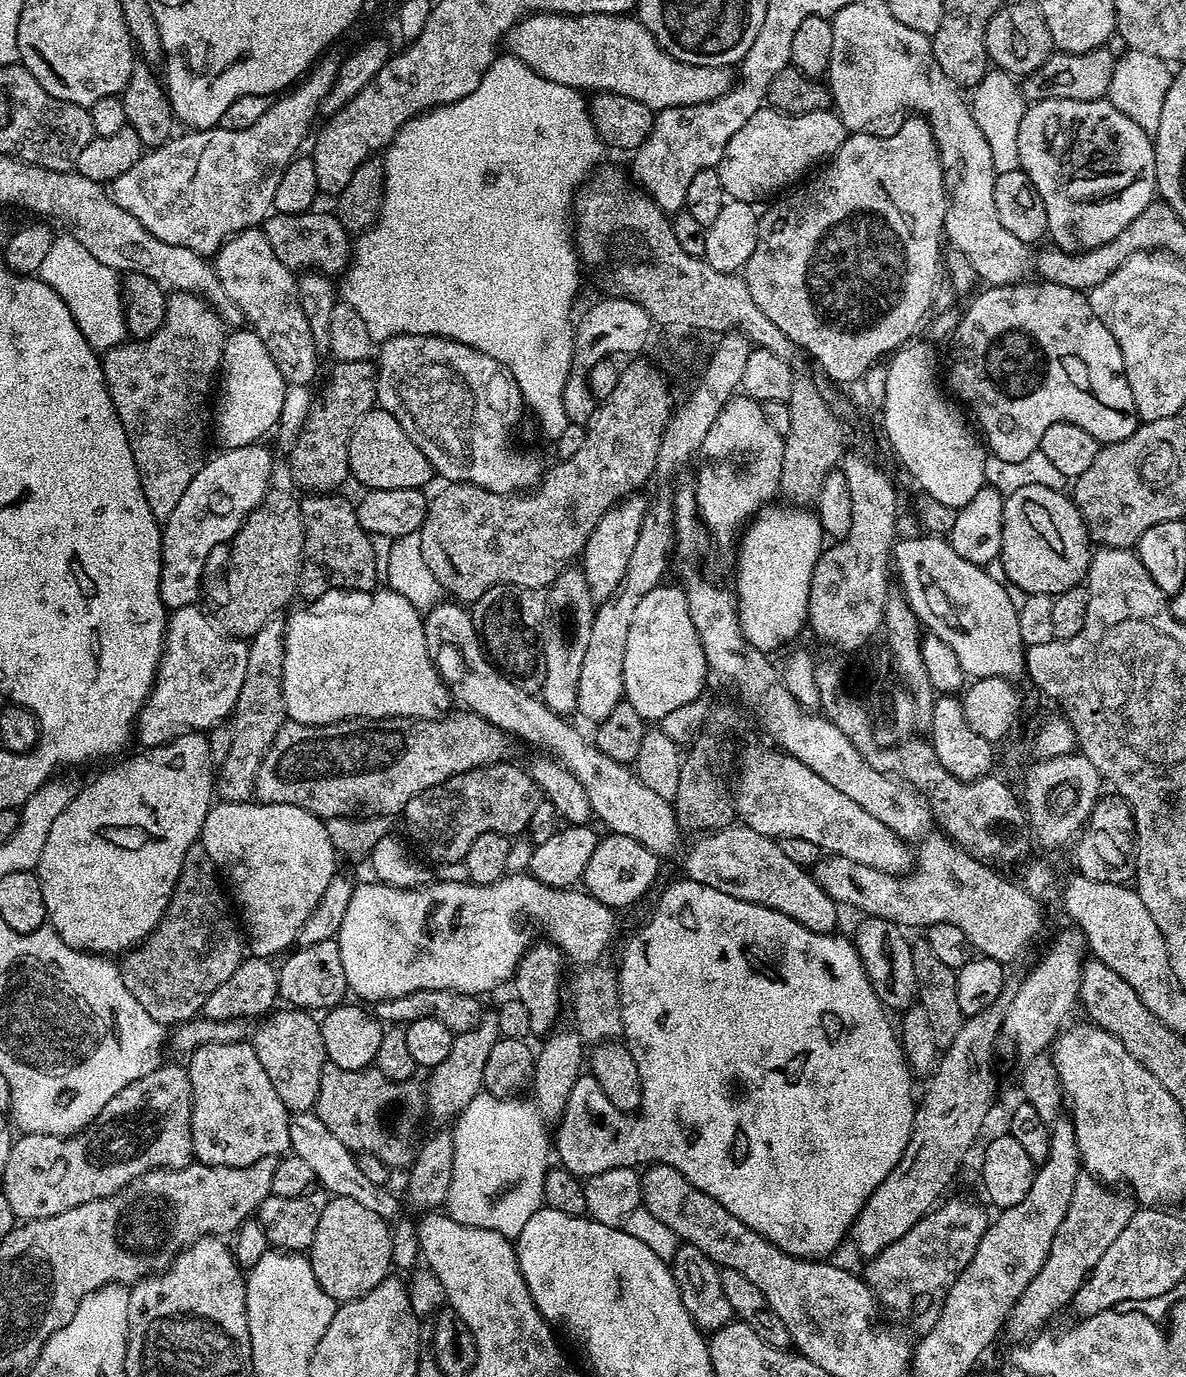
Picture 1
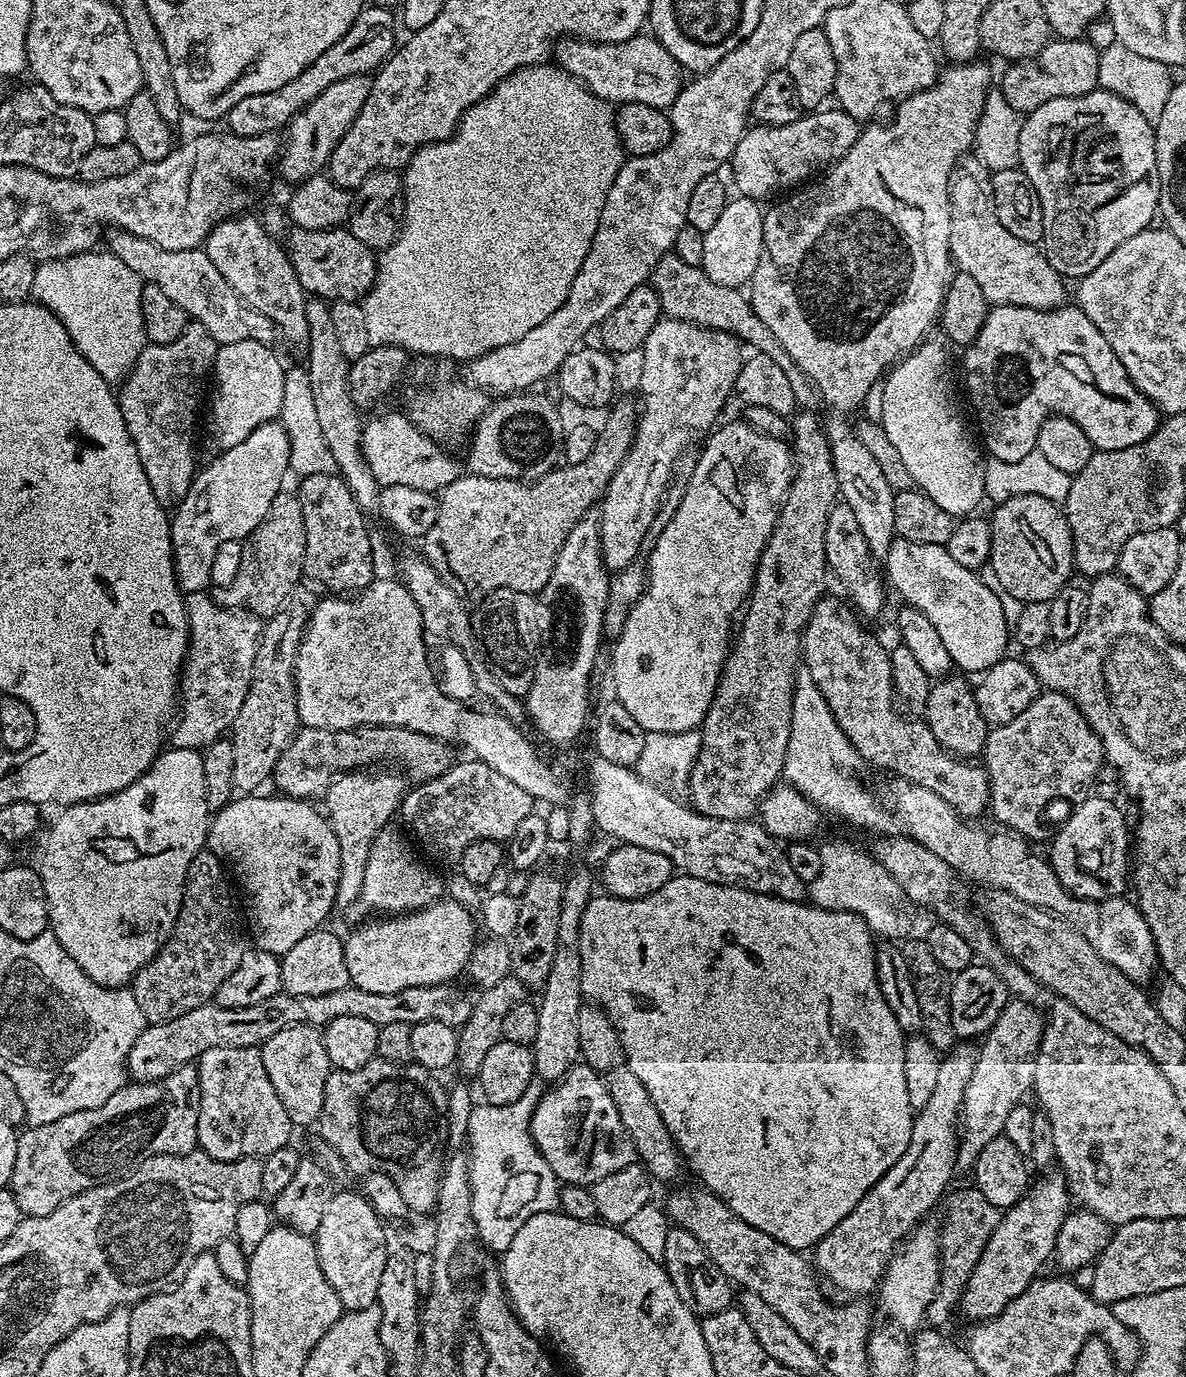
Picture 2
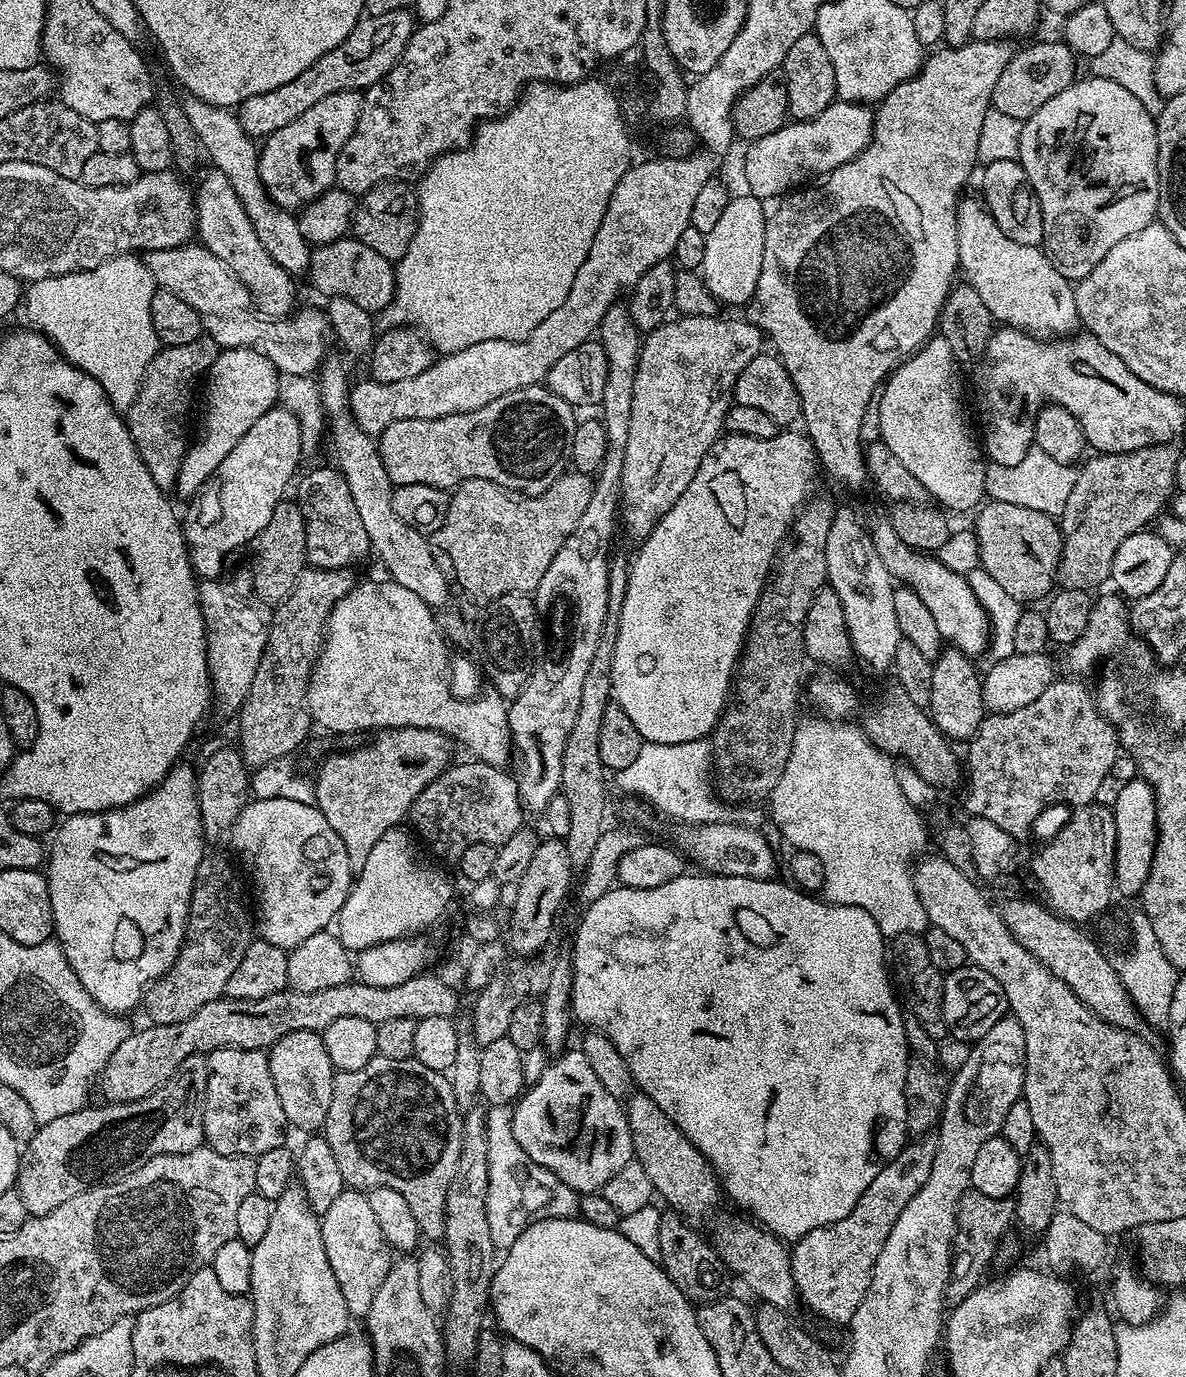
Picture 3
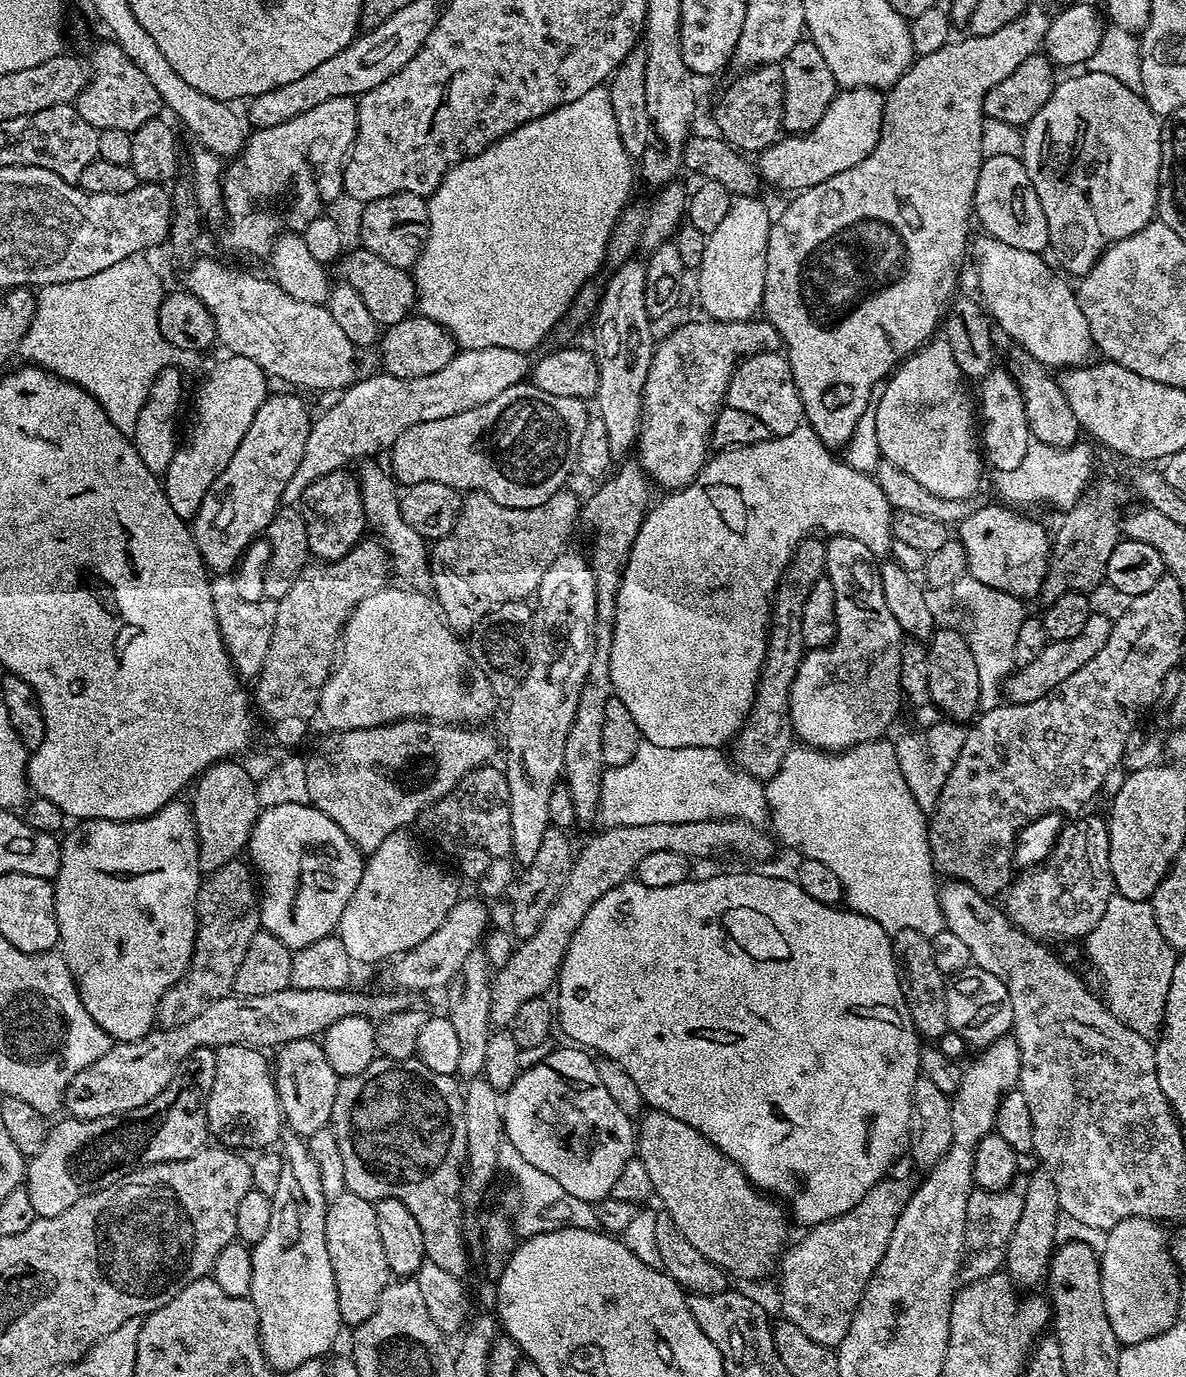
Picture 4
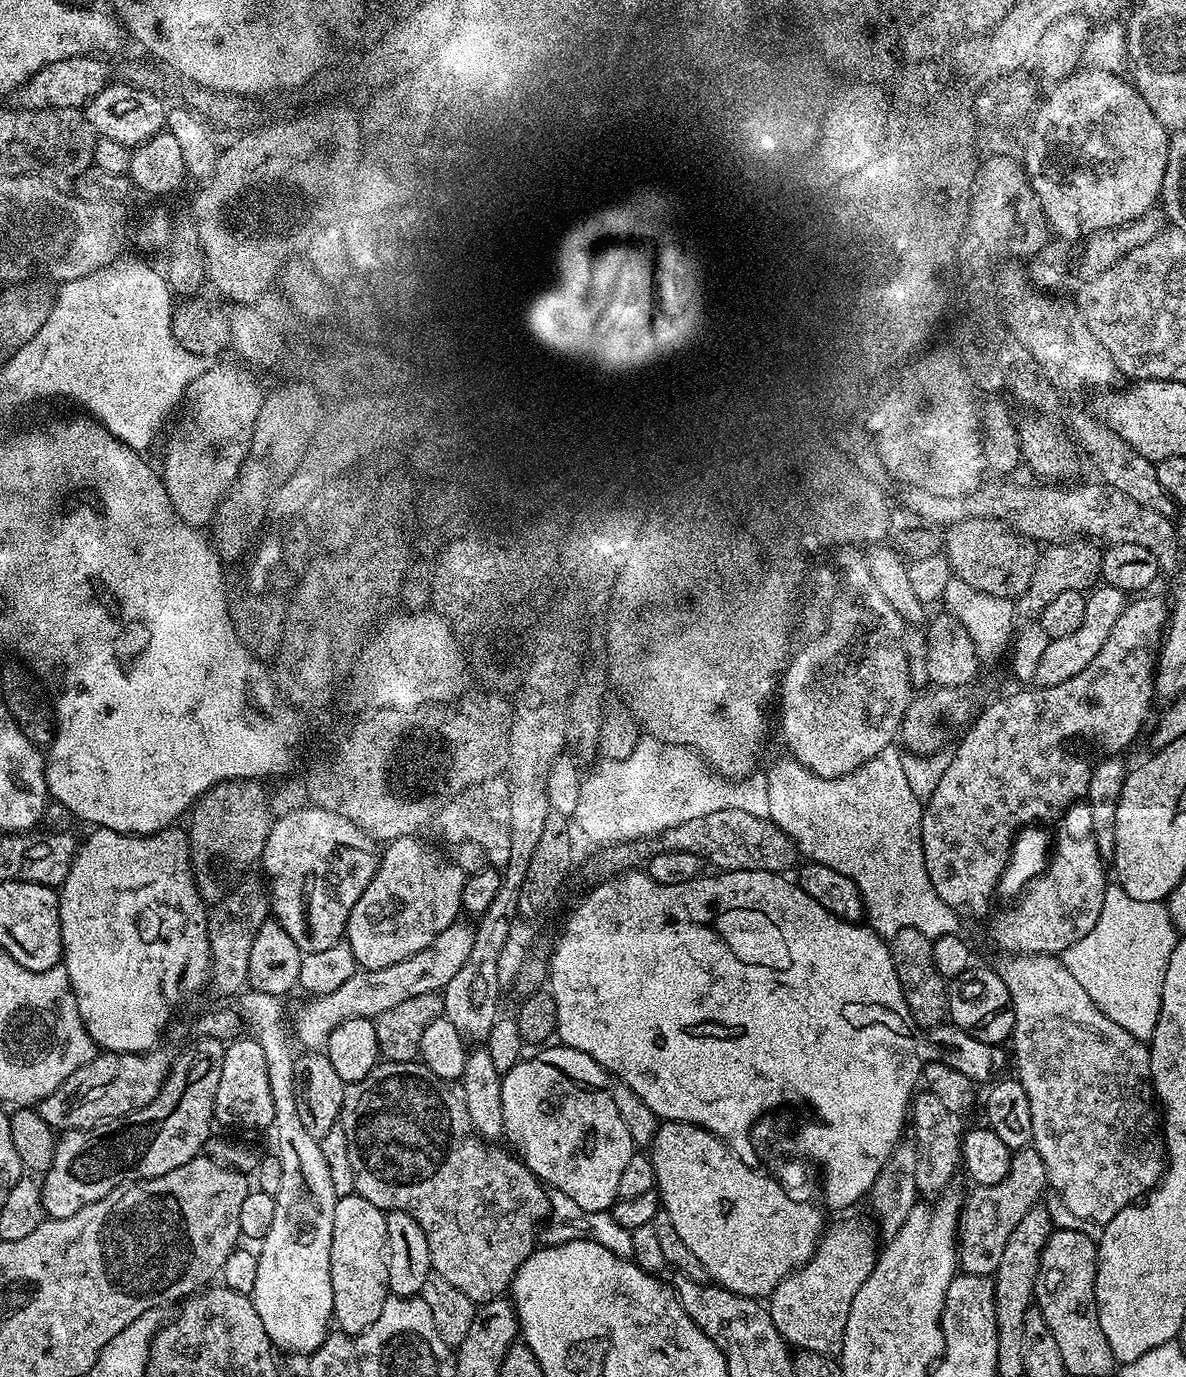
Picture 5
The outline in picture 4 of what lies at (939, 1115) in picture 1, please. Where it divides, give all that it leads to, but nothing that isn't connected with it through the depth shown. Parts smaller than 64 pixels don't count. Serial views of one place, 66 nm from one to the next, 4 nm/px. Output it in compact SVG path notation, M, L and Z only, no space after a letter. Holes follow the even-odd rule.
M885 1178L873 1186L866 1194L866 1198L862 1198L862 1202L858 1202L858 1206L854 1206L846 1214L821 1224L811 1225L805 1231L808 1233L796 1245L793 1243L779 1261L780 1308L784 1311L781 1312L783 1319L794 1322L794 1326L798 1326L802 1334L814 1338L814 1342L822 1346L835 1350L840 1347L842 1338L846 1338L846 1330L850 1330L850 1322L858 1310L862 1294L870 1278L876 1273L877 1266L882 1262L882 1254L886 1254L886 1246L890 1246L894 1226L906 1202L910 1202L914 1191L913 1185L911 1183L908 1185L904 1180L892 1179Z

